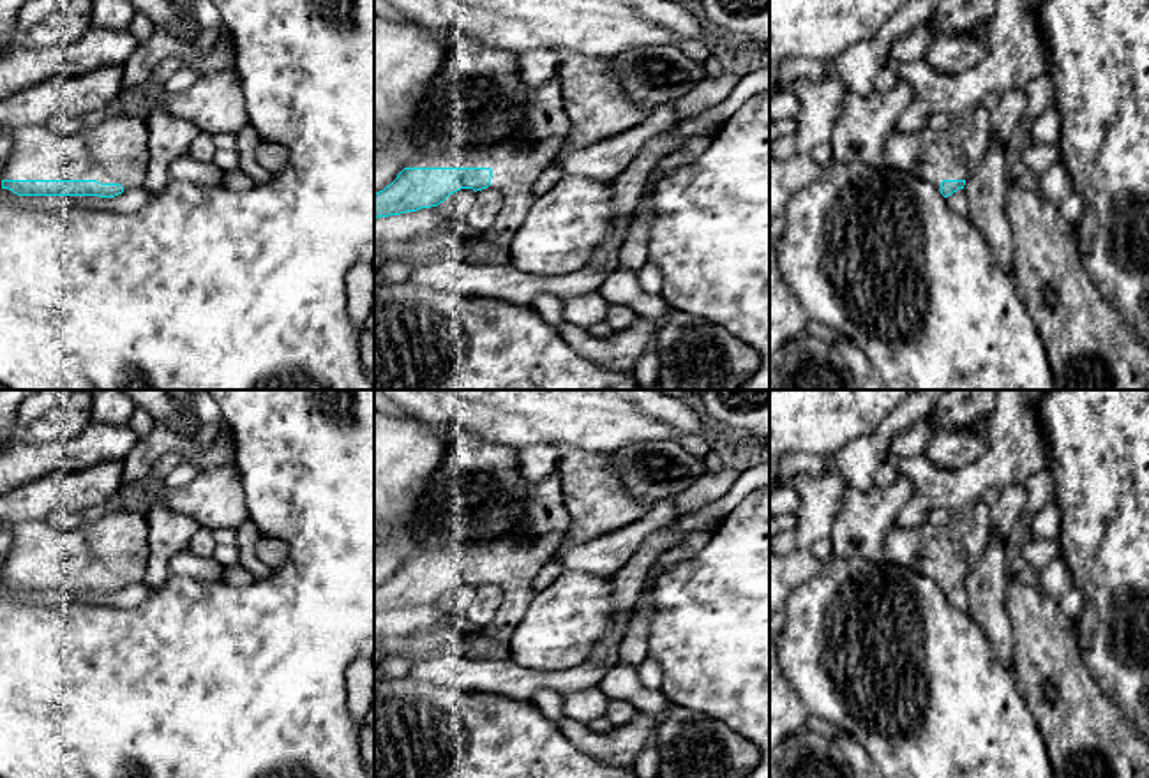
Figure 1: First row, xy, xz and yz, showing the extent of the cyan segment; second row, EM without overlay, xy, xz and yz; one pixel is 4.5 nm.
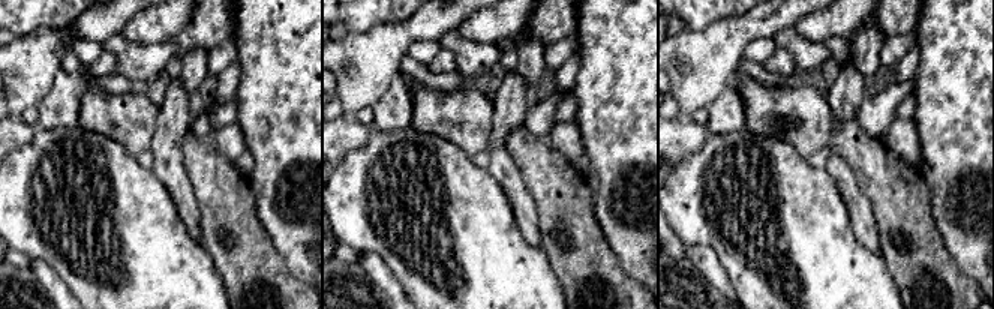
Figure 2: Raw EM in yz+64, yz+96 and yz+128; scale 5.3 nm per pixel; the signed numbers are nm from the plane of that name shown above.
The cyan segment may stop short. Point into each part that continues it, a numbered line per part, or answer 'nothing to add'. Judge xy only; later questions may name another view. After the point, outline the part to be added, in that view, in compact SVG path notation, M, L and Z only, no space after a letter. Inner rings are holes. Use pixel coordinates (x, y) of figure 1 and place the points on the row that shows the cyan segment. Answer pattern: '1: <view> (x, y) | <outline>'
1: xy (115, 150) | M111 116L72 136L60 136L46 125L12 131L12 148L2 180L97 180L120 183L124 192L143 187L148 169L148 129L139 116Z

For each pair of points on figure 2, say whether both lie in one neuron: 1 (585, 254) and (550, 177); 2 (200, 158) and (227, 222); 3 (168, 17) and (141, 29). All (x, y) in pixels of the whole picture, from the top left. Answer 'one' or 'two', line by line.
1: one
2: one
3: one

